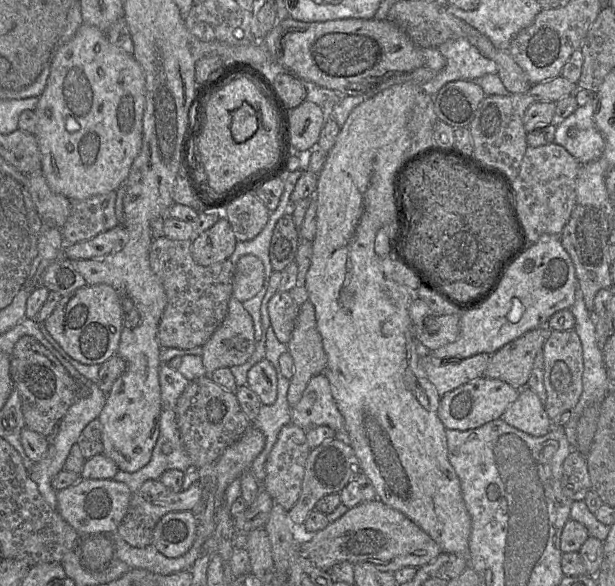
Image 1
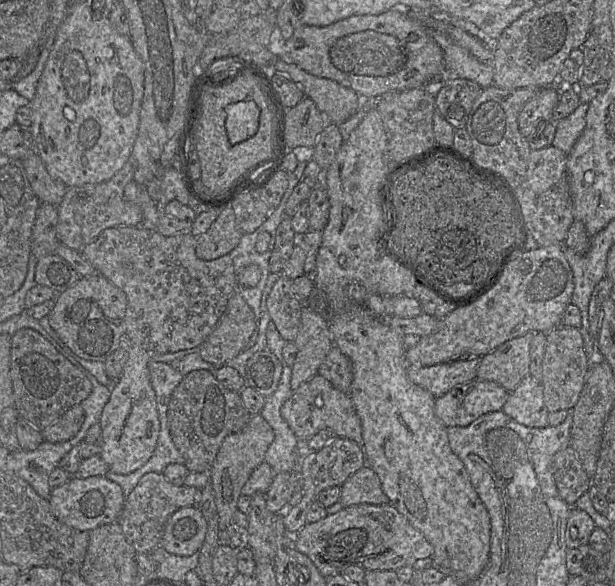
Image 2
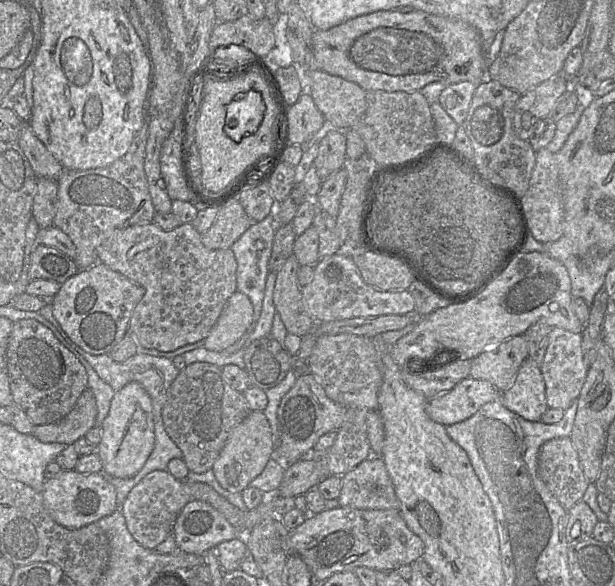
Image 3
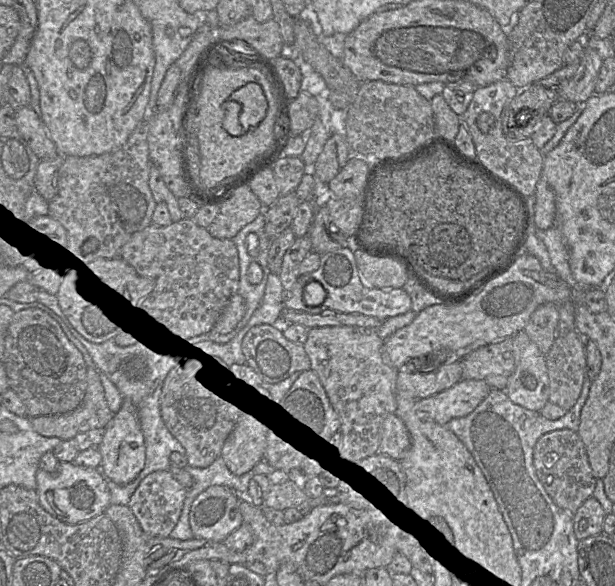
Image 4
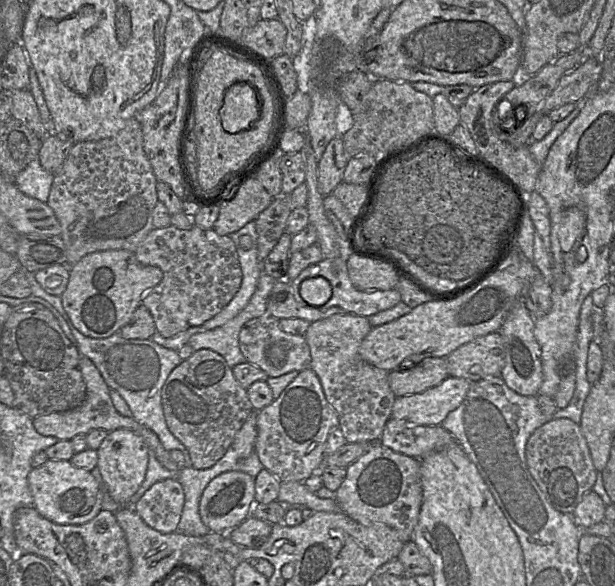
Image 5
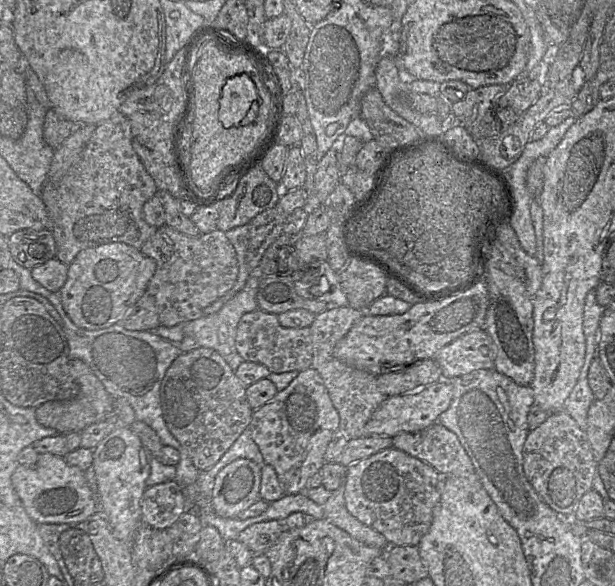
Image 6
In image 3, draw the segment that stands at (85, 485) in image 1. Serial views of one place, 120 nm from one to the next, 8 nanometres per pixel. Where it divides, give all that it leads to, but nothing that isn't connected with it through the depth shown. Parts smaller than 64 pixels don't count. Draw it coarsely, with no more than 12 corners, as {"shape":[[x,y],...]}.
{"shape":[[103,471],[45,480],[51,518],[69,529],[118,509]]}

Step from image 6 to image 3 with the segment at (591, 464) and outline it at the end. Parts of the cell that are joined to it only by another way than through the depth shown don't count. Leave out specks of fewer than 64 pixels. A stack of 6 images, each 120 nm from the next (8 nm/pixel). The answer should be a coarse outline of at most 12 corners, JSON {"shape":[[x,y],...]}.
{"shape":[[570,437],[540,447],[538,474],[567,511],[590,484]]}

